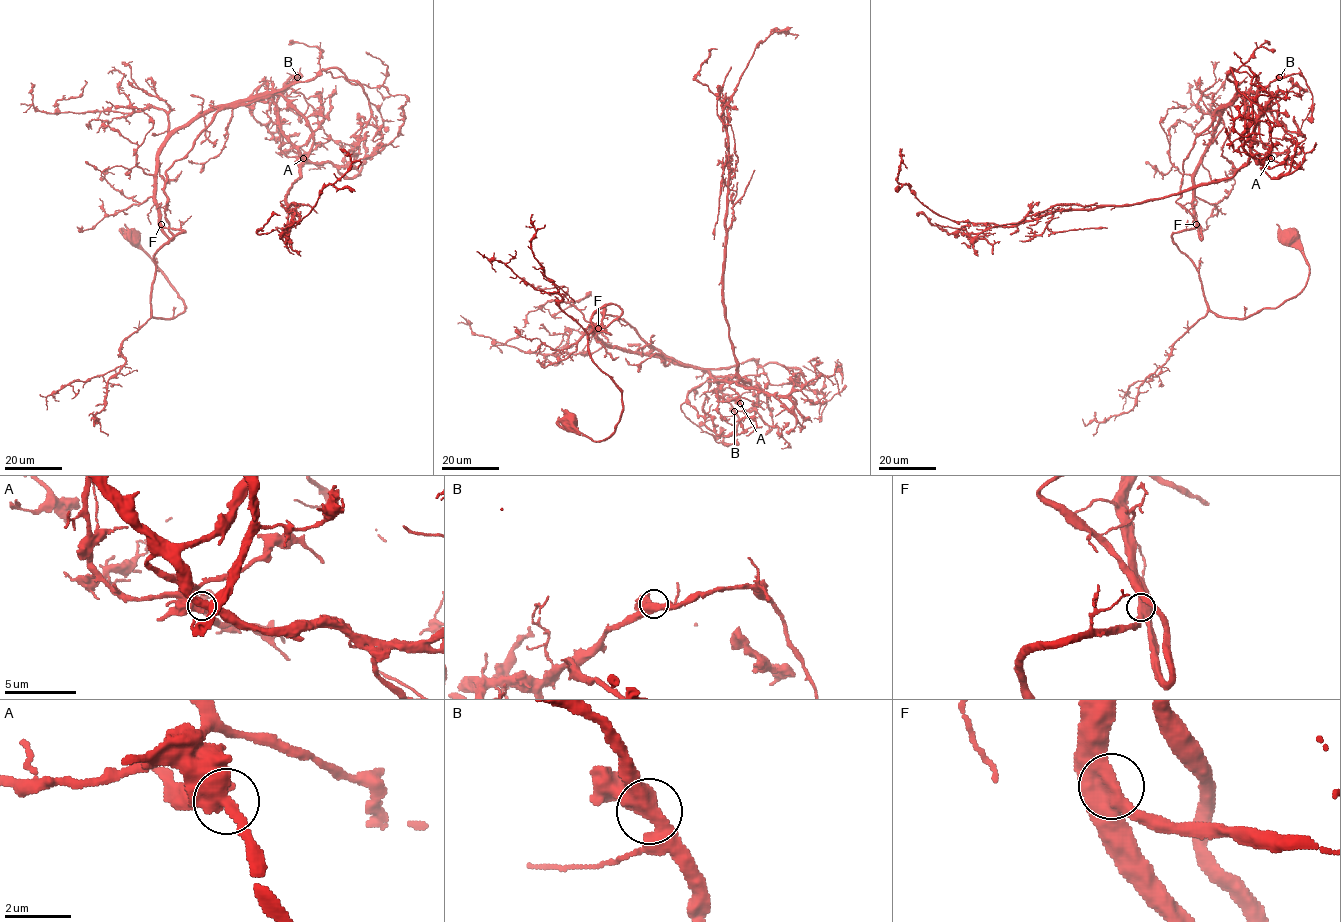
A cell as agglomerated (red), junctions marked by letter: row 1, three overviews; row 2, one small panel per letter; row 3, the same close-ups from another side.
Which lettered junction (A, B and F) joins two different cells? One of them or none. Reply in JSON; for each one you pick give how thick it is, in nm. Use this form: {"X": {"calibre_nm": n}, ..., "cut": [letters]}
{"cut": []}

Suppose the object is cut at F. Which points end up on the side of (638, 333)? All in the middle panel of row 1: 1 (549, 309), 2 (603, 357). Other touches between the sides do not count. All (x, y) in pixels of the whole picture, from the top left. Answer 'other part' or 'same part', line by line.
1: same part
2: same part

